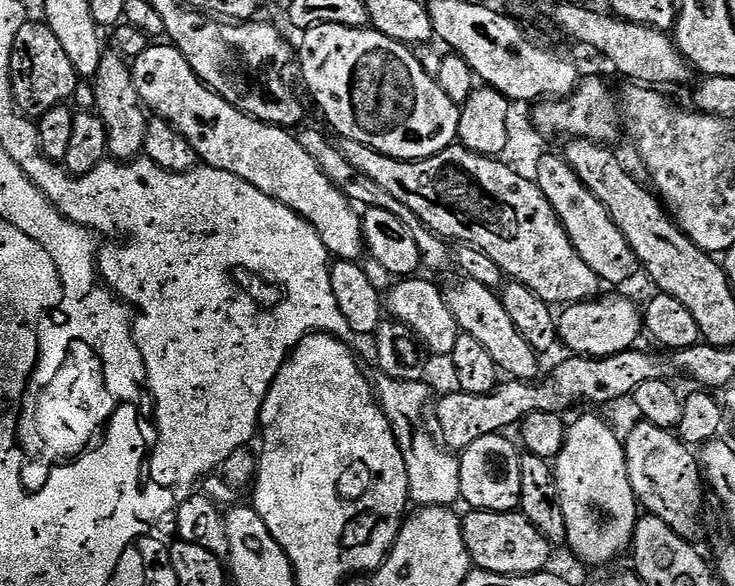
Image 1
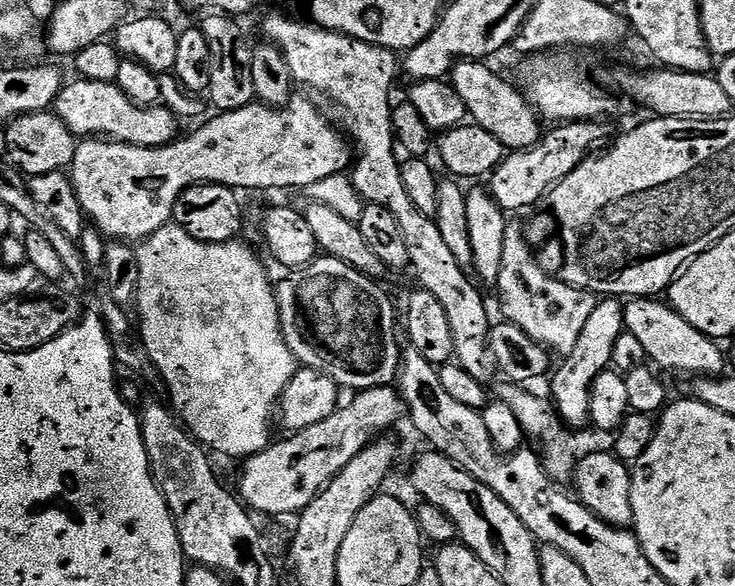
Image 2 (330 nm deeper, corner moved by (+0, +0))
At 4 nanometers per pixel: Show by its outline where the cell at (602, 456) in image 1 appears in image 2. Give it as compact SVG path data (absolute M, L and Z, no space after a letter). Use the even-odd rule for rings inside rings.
M616 298L601 299L596 305L594 314L590 314L582 334L578 334L578 343L574 345L574 350L569 356L565 356L559 361L559 364L561 363L560 369L558 369L558 364L555 371L551 373L553 376L550 396L561 420L569 429L575 430L575 428L582 427L584 423L587 425L591 421L592 383L598 378L598 374L609 371L614 346L625 330L624 304Z

